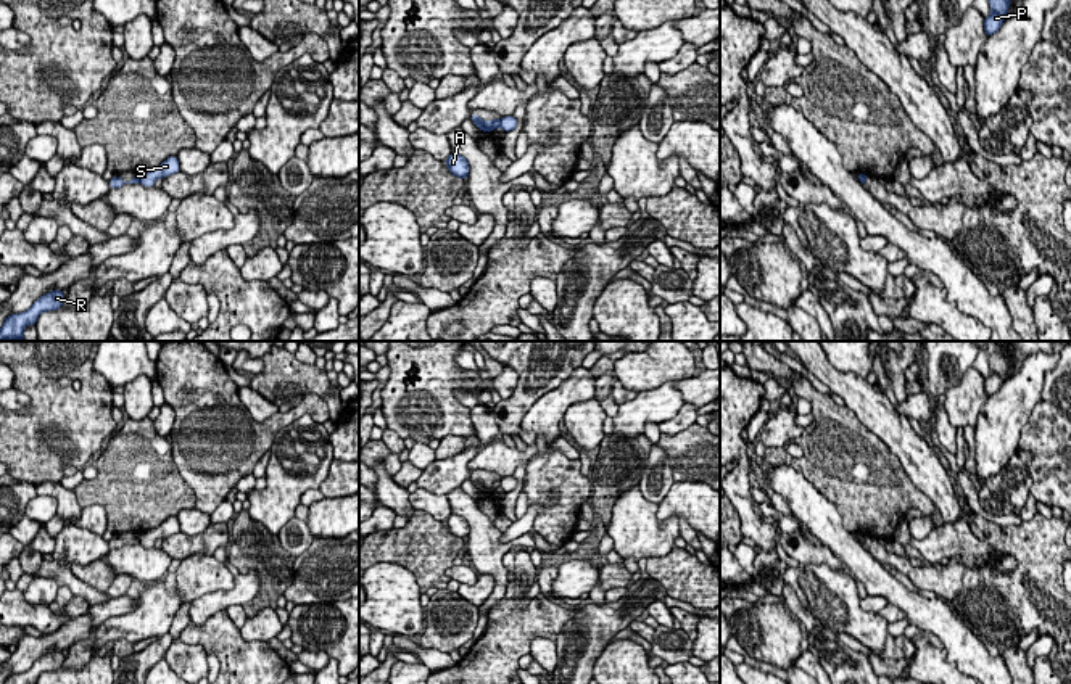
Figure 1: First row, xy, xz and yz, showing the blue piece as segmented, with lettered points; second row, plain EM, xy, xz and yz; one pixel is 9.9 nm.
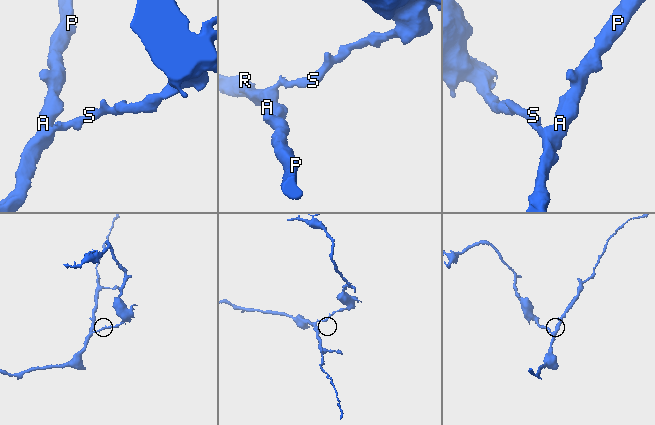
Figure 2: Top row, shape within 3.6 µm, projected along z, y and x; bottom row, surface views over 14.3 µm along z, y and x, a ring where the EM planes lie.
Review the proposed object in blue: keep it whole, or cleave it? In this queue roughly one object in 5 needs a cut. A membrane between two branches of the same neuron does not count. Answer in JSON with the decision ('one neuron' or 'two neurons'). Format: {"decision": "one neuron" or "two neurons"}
{"decision": "two neurons"}

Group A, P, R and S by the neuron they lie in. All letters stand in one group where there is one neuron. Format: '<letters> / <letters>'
A P R / S

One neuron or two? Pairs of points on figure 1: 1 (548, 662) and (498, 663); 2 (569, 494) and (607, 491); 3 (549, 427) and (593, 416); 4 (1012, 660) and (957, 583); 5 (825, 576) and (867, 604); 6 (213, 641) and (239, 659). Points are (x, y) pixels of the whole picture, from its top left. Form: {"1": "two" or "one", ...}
{"1": "two", "2": "two", "3": "two", "4": "two", "5": "two", "6": "one"}

